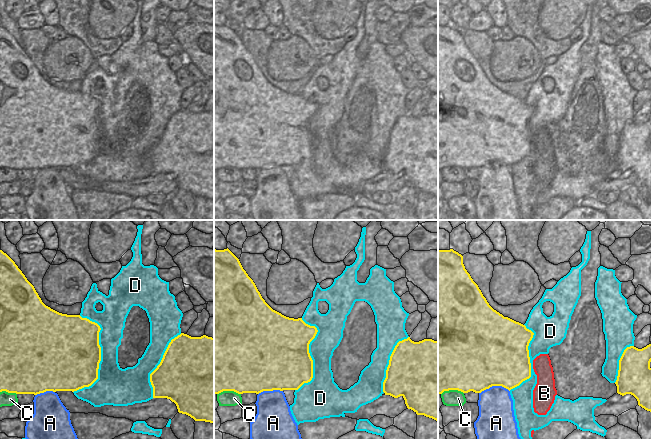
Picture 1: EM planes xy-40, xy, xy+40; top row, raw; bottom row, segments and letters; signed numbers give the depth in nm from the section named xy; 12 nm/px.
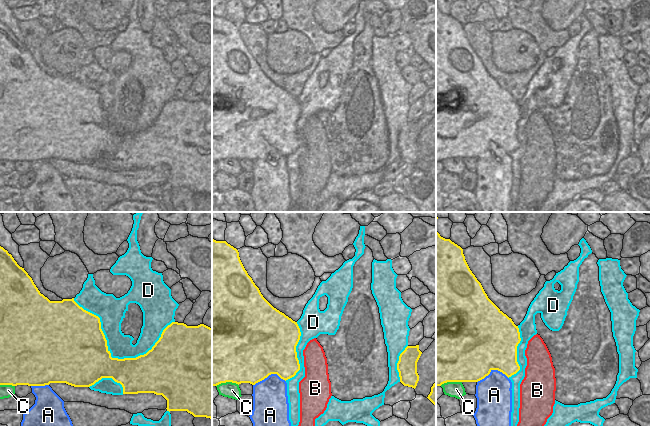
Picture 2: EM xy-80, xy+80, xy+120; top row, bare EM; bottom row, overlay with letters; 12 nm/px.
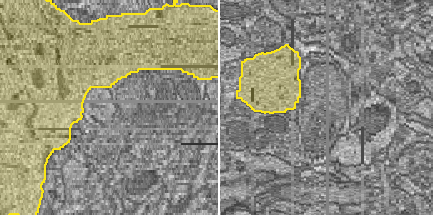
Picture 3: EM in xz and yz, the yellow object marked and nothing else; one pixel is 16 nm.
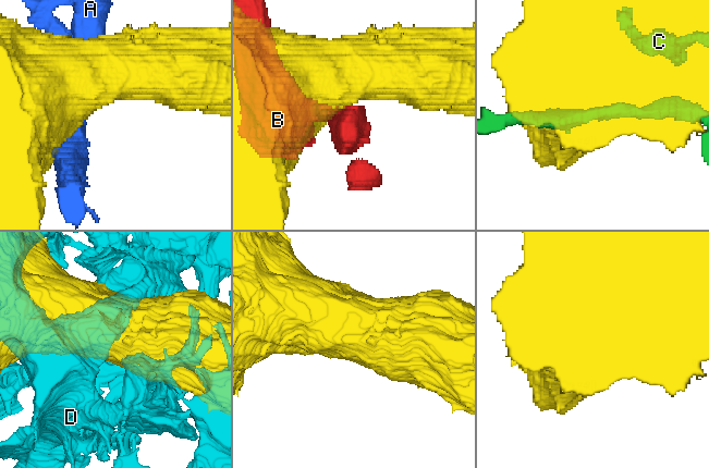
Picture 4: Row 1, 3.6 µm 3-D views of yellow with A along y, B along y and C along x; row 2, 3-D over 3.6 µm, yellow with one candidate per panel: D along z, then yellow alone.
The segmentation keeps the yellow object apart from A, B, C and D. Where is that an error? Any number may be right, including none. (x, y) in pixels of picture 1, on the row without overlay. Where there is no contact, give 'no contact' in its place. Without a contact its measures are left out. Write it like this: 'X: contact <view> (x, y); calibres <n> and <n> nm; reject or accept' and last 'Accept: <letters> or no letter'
A: contact xy+40 (494, 161); calibres 500 and 420 nm; reject
B: no contact; reject
C: contact xy-40 (8, 168); calibres 460 and 170 nm; reject
D: contact xy-40 (100, 131); calibres 500 and 280 nm; reject
Accept: no letter

